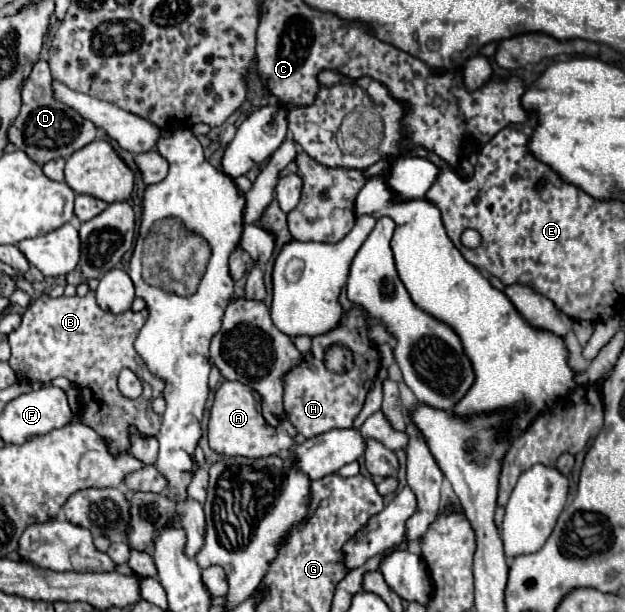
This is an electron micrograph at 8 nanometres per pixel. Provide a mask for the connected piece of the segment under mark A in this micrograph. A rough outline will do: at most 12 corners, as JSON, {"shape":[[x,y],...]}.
{"shape":[[225,380],[211,406],[209,446],[217,454],[283,454],[297,430],[271,426],[261,396]]}

